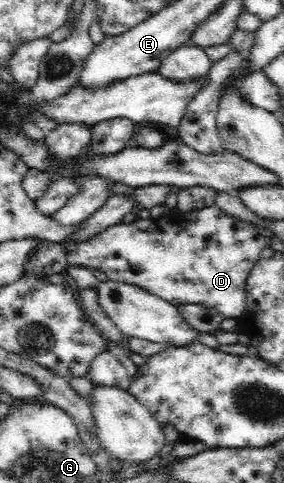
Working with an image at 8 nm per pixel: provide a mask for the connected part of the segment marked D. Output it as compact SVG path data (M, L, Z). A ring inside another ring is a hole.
M213 204L183 213L171 209L168 215L157 218L147 217L145 214L136 215L130 223L119 222L95 234L86 242L69 246L66 258L68 266L97 269L112 283L135 285L173 306L205 305L214 308L227 319L240 320L241 315L247 311L247 279L261 251L268 245L268 240L249 222L222 212Z

